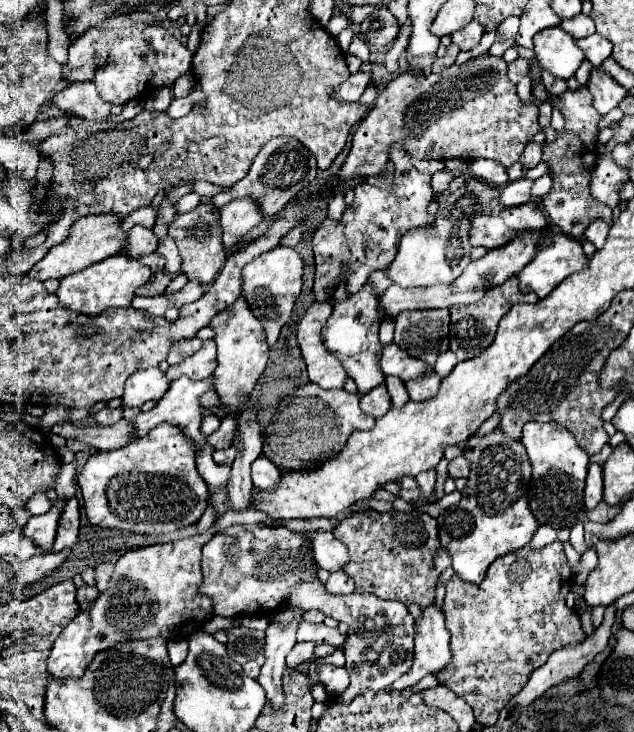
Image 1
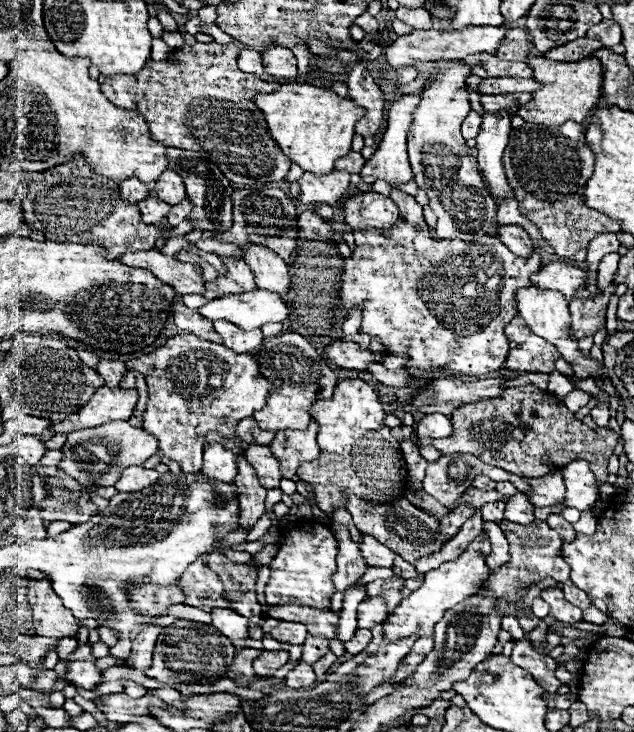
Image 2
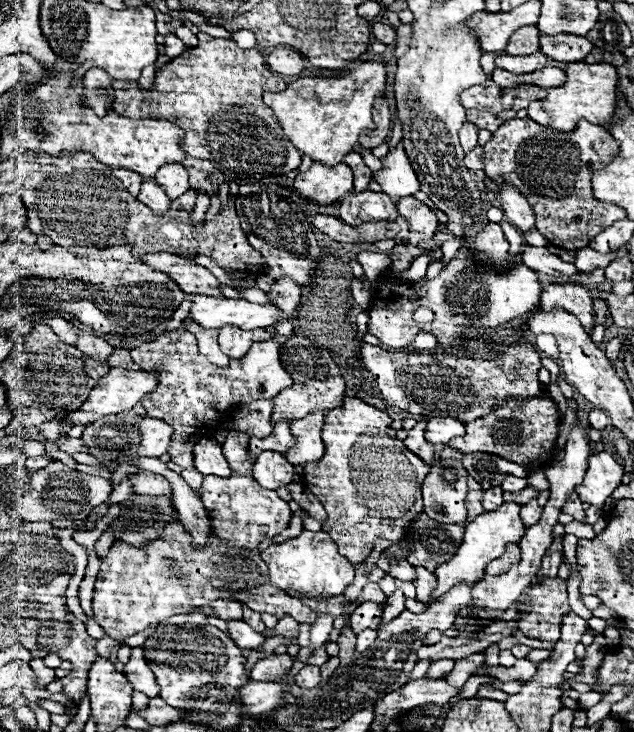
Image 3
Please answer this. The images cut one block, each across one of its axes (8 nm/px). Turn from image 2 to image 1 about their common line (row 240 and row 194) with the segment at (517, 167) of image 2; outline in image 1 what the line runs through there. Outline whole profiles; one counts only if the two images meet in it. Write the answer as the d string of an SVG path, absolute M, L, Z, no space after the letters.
M580 86L578 90L566 90L556 98L558 98L558 110L566 118L566 130L558 134L558 138L552 144L544 142L544 160L550 166L554 188L550 194L542 198L542 204L550 220L560 230L578 238L584 234L586 226L596 218L612 222L612 210L592 200L590 194L590 174L596 162L596 137L599 134L596 130L596 122L600 114L596 114L596 108L592 108L592 96L586 86Z

